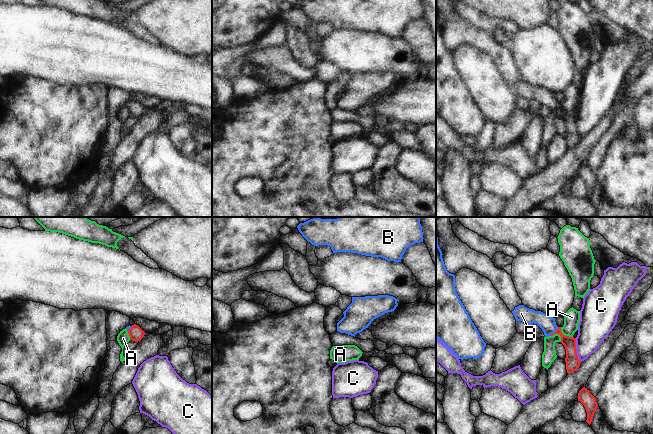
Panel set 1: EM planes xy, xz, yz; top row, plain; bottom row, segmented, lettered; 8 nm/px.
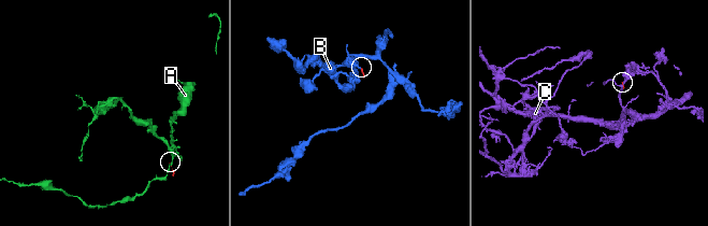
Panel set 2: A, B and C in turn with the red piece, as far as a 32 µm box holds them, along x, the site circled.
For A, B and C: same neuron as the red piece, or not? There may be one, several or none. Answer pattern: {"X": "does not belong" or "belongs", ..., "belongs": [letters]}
{"A": "does not belong", "B": "belongs", "C": "does not belong", "belongs": ["B"]}

